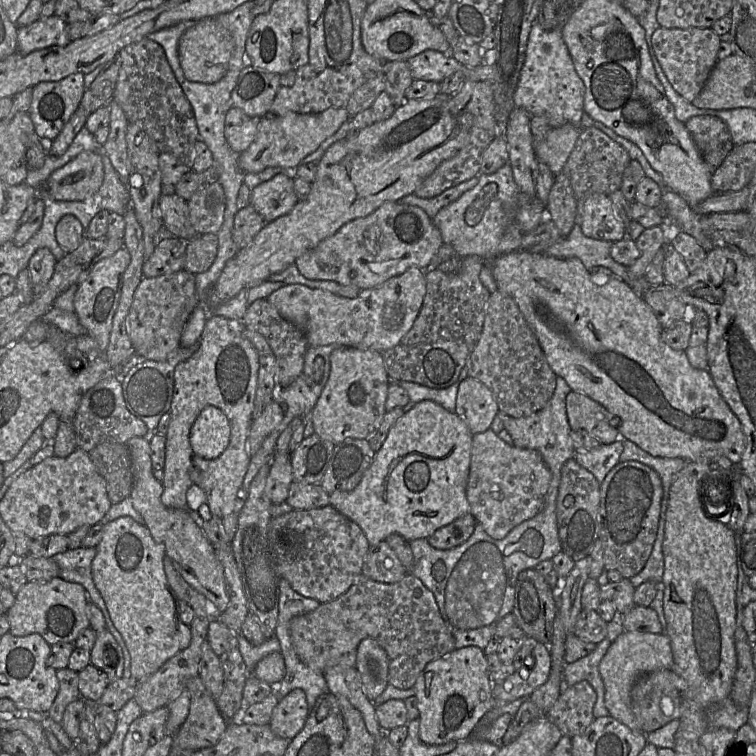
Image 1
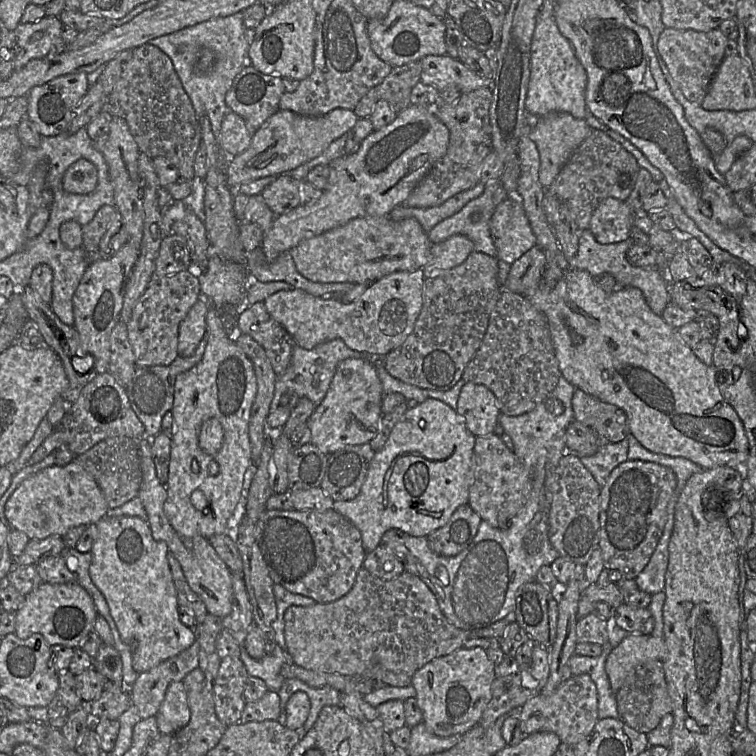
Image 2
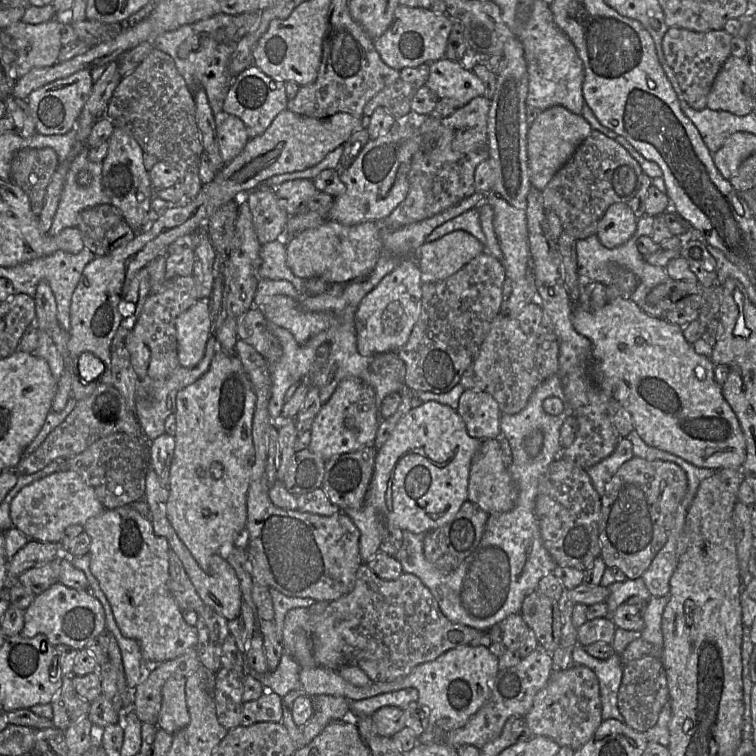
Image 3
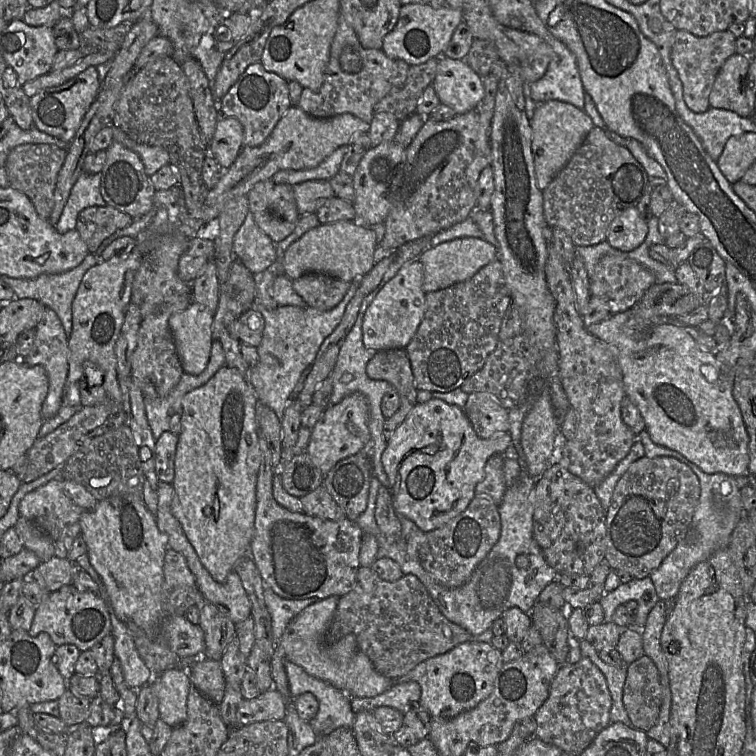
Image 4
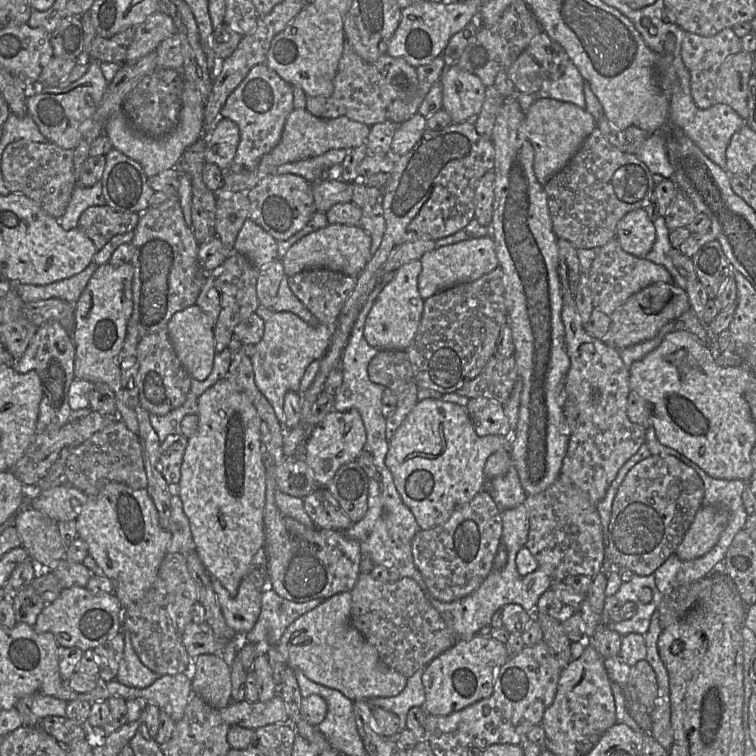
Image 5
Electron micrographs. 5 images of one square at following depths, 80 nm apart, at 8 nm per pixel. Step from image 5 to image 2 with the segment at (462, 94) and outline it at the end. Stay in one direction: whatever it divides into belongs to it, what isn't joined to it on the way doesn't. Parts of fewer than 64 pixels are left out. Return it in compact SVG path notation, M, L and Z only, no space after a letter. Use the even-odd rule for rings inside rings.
M448 54L427 55L419 62L422 68L420 81L434 86L439 91L448 86L455 86L462 93L466 93L492 85L492 79L477 75L464 63Z

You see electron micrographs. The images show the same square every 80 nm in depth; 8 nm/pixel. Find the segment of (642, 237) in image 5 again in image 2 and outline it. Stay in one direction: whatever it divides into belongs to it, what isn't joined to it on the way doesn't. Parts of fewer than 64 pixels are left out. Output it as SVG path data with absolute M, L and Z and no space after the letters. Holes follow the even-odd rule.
M606 198L593 211L588 230L598 243L613 244L628 239L632 226L632 211L627 203Z

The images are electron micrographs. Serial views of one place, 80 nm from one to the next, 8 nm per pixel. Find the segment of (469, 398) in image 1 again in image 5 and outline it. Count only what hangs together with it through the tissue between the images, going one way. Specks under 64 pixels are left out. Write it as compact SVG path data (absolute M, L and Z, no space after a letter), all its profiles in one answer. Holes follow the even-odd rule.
M476 397L469 399L466 410L479 436L511 436L511 427L503 404L489 397Z

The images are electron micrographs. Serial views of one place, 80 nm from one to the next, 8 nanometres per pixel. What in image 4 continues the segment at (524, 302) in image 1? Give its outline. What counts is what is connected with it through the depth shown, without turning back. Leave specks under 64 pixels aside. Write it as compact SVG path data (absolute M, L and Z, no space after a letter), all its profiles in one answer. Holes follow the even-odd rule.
M631 311L613 313L586 329L614 351L623 375L625 397L639 409L645 421L645 430L655 444L679 452L708 474L747 474L749 435L740 408L733 397L733 376L723 373L722 363L716 360L716 352L703 350L686 331L686 327L678 322L655 324L650 328L631 328Z

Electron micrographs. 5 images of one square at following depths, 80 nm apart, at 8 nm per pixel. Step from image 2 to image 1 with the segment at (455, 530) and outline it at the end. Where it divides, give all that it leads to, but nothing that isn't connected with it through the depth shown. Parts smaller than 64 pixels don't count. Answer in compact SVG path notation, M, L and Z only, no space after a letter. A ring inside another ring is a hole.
M467 513L451 523L437 529L427 541L430 546L439 550L449 550L466 542L472 535L477 521Z

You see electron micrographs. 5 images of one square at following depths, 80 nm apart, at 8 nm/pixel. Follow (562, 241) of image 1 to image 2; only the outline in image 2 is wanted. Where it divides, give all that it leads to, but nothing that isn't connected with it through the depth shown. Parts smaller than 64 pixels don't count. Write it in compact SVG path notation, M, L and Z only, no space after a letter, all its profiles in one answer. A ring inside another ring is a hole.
M590 230L580 232L577 254L569 263L569 268L587 271L592 277L603 273L609 273L616 280L618 287L634 287L641 290L649 308L658 316L661 316L666 306L670 303L668 285L670 282L663 273L655 267L637 267L627 260L627 251L635 244L631 238L613 244L600 244Z

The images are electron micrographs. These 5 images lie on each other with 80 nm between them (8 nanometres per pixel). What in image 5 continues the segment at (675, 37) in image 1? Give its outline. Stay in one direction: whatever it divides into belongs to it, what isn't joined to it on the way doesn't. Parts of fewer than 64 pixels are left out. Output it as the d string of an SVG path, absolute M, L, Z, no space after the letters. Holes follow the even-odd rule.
M725 28L714 36L700 36L686 32L681 43L681 59L690 74L690 91L695 105L707 109L714 104L717 73L725 59L742 51L741 38L732 28Z

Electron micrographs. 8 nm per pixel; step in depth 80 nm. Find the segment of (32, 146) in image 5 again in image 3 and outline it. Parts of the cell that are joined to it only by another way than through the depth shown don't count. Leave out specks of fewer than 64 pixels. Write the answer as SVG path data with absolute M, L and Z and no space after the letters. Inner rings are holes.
M50 147L23 148L12 159L10 180L25 191L37 216L43 209L46 190L58 164L58 156Z

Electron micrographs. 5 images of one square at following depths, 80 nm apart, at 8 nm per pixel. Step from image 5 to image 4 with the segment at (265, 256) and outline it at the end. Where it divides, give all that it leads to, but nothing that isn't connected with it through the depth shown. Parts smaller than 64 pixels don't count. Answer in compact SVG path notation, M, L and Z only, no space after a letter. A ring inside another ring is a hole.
M250 211L234 236L233 252L253 274L263 272L278 259L277 245L257 226Z

